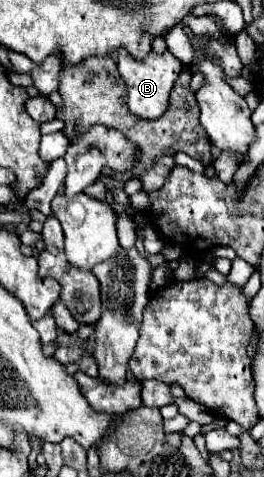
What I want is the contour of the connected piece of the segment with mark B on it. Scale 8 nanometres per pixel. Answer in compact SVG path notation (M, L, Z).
M119 51L119 75L123 77L127 85L127 105L129 111L141 119L157 119L165 113L169 103L169 91L173 89L173 83L177 81L179 73L183 71L183 65L179 59L175 59L169 51L163 55L149 55L145 63L137 63L135 59L129 59L127 51Z

